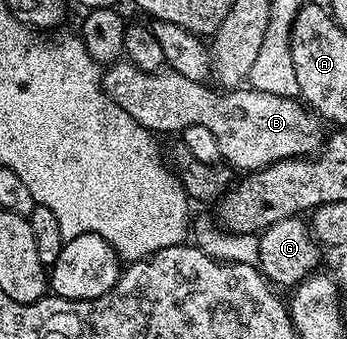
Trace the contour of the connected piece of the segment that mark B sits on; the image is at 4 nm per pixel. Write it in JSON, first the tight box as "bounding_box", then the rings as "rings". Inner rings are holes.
{"bounding_box":[102,61,323,172],"rings":[[[128,61],[111,63],[102,72],[102,90],[110,96],[113,103],[120,105],[120,109],[124,109],[124,113],[131,115],[141,127],[146,127],[155,133],[161,133],[161,131],[180,133],[188,125],[204,125],[204,129],[210,130],[216,136],[222,159],[239,172],[258,171],[282,159],[310,157],[323,146],[323,120],[305,102],[297,98],[274,96],[251,89],[230,89],[222,94],[224,96],[217,99],[212,92],[206,91],[206,87],[205,82],[189,80],[188,77],[181,76],[176,71],[169,69],[145,71]]]}

